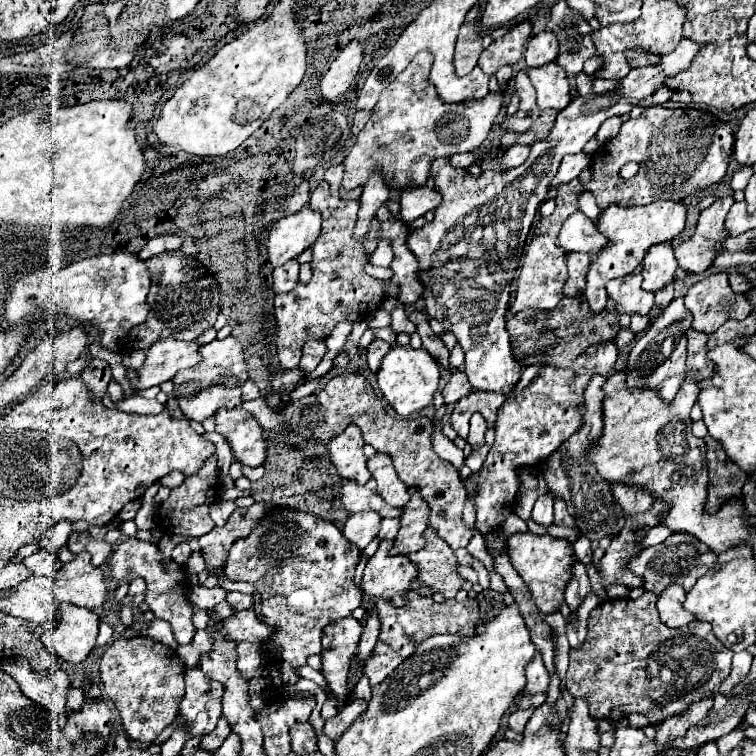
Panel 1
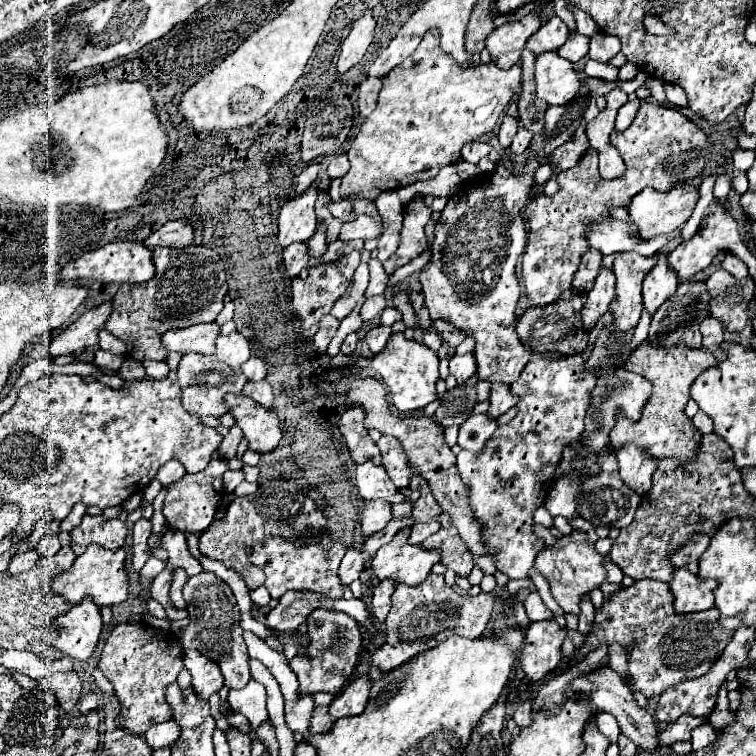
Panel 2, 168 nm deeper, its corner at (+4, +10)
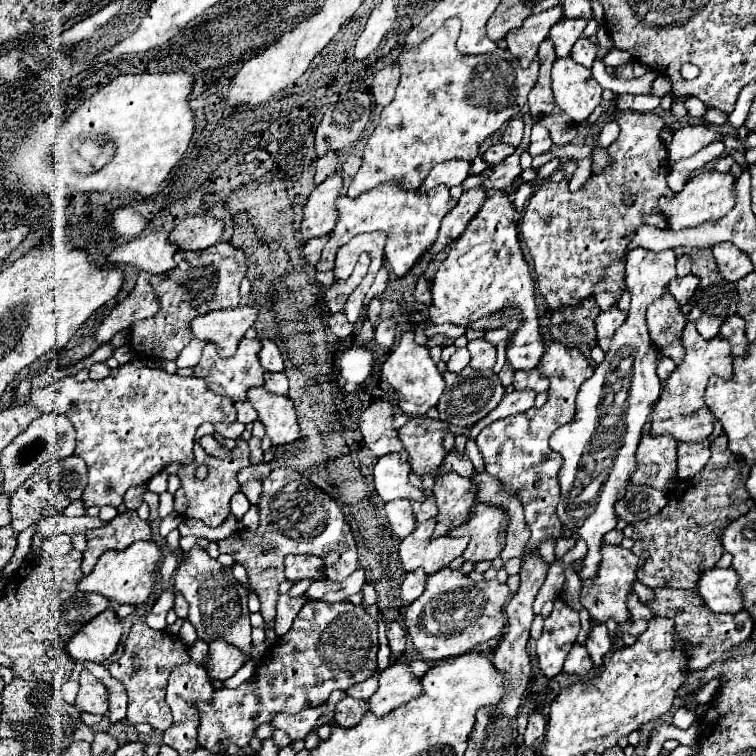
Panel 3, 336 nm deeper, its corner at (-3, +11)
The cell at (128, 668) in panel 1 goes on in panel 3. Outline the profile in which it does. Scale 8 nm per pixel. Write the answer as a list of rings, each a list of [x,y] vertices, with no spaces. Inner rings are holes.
[[[136,623],[132,627],[124,645],[124,653],[120,655],[118,661],[108,665],[110,675],[126,687],[126,693],[128,693],[126,719],[130,725],[148,723],[156,731],[164,731],[168,729],[168,725],[172,725],[172,715],[164,699],[166,681],[170,671],[188,659],[190,659],[188,647],[180,641],[180,637],[174,637],[166,631],[154,631],[146,623]]]

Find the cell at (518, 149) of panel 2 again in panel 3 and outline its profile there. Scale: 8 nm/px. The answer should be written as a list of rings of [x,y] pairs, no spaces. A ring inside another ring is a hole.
[[[534,125],[532,127],[532,135],[530,135],[530,147],[528,147],[528,153],[532,155],[532,157],[536,157],[536,155],[542,155],[542,153],[546,153],[546,151],[550,151],[550,147],[552,147],[552,139],[550,139],[550,133],[548,133],[548,129],[544,129],[542,125]]]

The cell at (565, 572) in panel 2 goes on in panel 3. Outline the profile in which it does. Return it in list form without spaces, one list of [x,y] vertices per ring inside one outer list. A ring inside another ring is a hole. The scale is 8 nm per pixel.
[[[602,545],[602,563],[598,569],[598,575],[594,581],[582,581],[582,605],[588,609],[590,617],[598,623],[606,623],[608,619],[614,619],[616,623],[628,623],[630,621],[630,609],[626,605],[628,597],[634,593],[632,585],[636,581],[638,567],[644,565],[640,557],[632,555],[630,549],[616,547],[616,545]]]

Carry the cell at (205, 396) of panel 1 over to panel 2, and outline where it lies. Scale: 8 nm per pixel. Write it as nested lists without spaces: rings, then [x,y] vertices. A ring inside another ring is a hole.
[[[233,332],[215,340],[215,354],[185,354],[177,368],[177,382],[181,386],[183,408],[195,416],[221,416],[225,414],[223,396],[227,392],[241,392],[247,378],[241,372],[241,364],[251,356],[249,342],[243,334]]]

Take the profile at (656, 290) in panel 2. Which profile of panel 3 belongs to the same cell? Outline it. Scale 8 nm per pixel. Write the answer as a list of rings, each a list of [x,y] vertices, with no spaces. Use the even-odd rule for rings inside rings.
[[[668,291],[664,297],[656,299],[646,313],[650,337],[660,347],[660,351],[670,357],[676,365],[684,359],[684,347],[682,347],[682,329],[686,325],[686,317],[676,309],[676,301],[668,297]]]

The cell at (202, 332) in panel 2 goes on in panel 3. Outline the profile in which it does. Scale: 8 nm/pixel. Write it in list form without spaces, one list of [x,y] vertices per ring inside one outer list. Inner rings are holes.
[[[252,305],[234,309],[216,309],[192,321],[192,335],[196,339],[208,339],[216,343],[224,357],[236,353],[238,343],[244,339],[246,331],[254,327],[258,319],[258,309]]]

